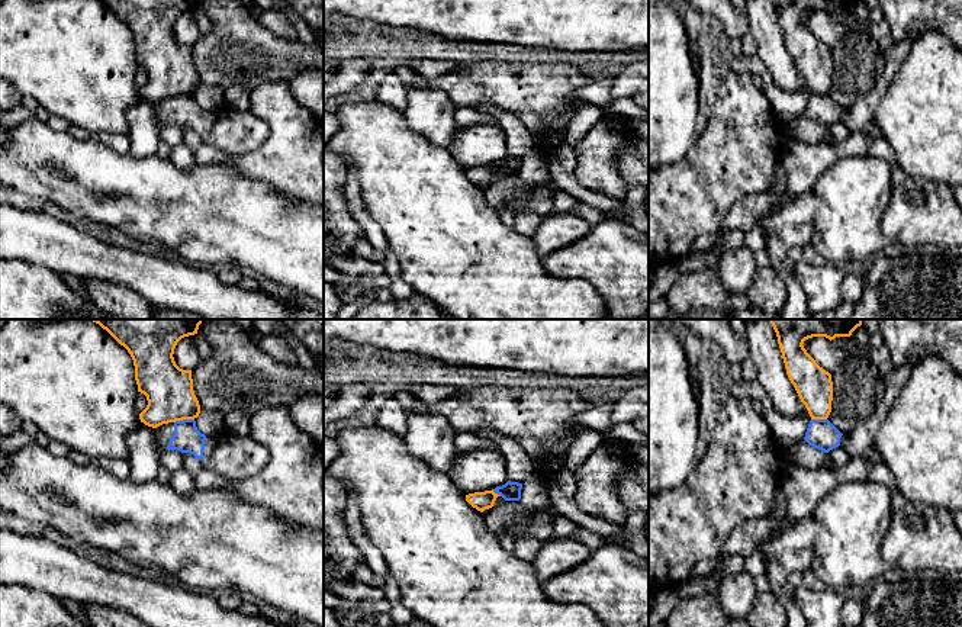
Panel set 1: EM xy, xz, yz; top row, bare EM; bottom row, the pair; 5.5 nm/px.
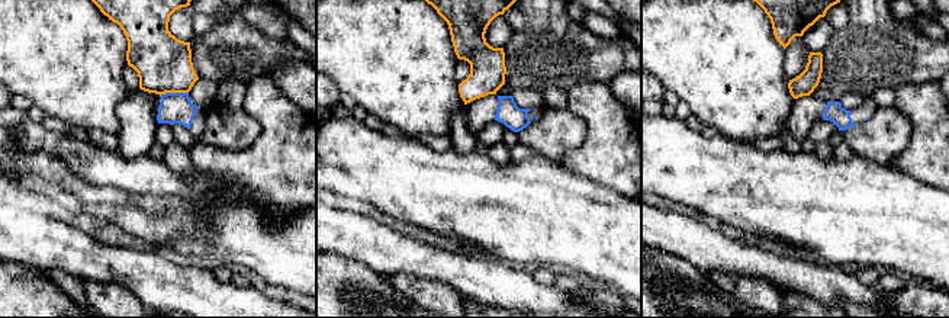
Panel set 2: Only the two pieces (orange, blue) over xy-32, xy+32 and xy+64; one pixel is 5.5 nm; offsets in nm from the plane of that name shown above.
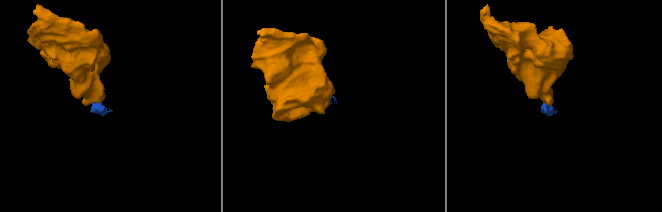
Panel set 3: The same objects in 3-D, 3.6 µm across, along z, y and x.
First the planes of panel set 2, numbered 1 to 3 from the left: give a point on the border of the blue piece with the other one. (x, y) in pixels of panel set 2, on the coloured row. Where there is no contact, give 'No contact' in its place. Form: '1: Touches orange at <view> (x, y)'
1: Touches orange at xy-32 (173, 92)
2: No contact
3: No contact

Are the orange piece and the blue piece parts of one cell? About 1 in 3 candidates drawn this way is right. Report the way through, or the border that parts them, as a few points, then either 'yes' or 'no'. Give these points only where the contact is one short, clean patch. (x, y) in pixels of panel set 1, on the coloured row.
border xy (193, 418), (174, 423); no

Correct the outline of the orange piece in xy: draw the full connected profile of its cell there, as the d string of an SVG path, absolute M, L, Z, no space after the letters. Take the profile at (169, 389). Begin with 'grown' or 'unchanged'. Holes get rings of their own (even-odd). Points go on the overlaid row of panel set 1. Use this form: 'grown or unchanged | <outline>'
unchanged | M89 319L106 329L131 354L135 366L138 392L147 396L148 405L139 414L141 422L157 428L163 424L194 419L200 405L193 390L192 370L180 369L174 361L177 343L197 334L203 319Z

